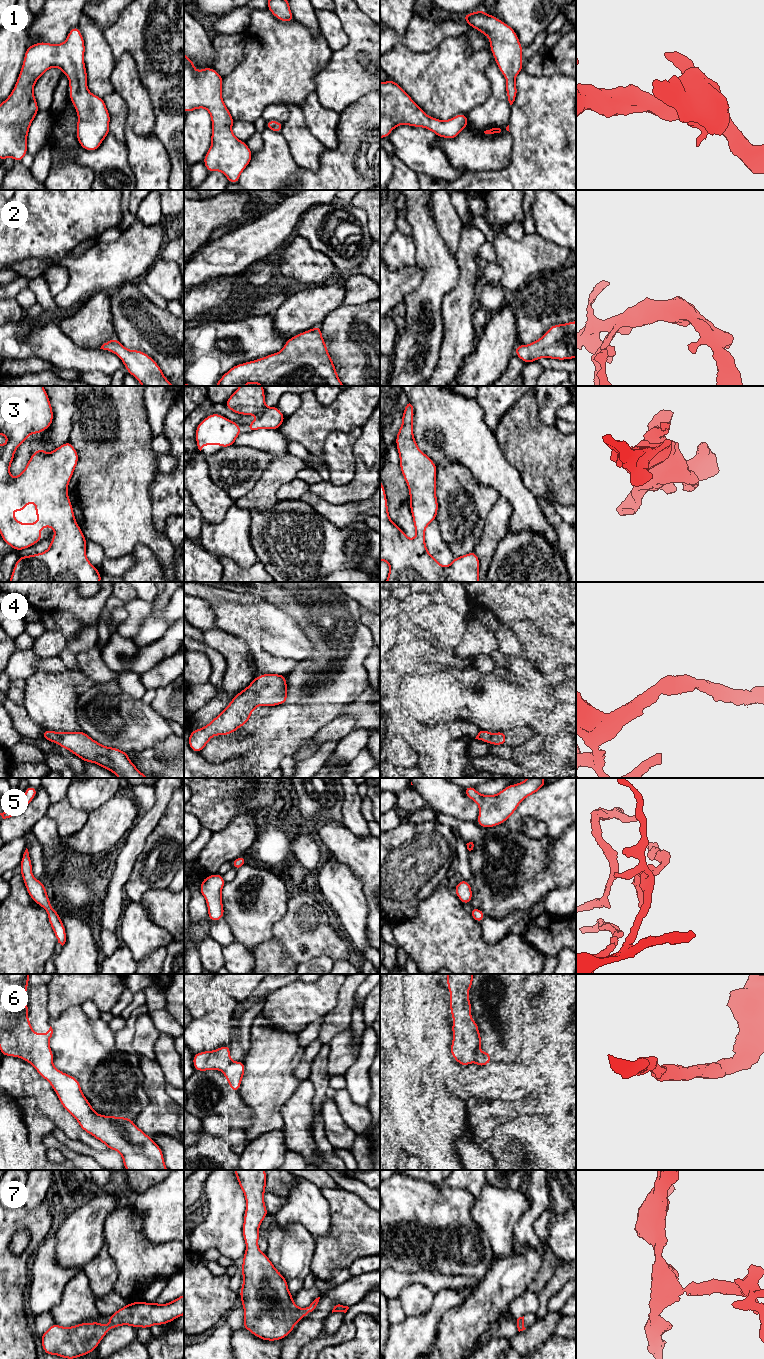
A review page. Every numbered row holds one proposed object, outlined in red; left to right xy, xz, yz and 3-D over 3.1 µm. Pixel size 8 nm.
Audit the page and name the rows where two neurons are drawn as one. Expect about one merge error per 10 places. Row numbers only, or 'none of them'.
none of them

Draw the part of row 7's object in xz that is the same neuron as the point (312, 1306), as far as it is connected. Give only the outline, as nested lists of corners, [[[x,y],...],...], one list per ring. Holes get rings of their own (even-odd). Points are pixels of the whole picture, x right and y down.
[[[234,1170],[246,1200],[242,1234],[246,1243],[240,1290],[244,1307],[243,1328],[259,1339],[277,1341],[292,1332],[297,1322],[312,1312],[320,1297],[301,1309],[293,1302],[284,1276],[258,1247],[259,1227],[268,1215],[264,1203],[265,1170]]]

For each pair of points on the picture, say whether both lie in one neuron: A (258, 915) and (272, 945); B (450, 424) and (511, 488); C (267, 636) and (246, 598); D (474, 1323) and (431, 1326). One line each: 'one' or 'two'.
A: two
B: one
C: two
D: two

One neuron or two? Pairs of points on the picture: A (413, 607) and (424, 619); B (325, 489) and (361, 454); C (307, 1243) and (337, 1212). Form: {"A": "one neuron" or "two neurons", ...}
{"A": "two neurons", "B": "one neuron", "C": "two neurons"}

